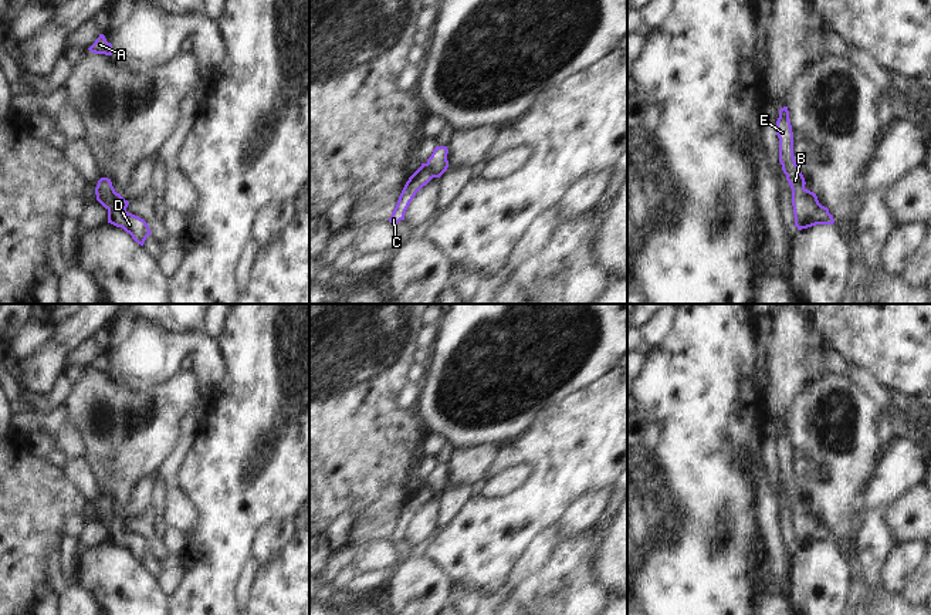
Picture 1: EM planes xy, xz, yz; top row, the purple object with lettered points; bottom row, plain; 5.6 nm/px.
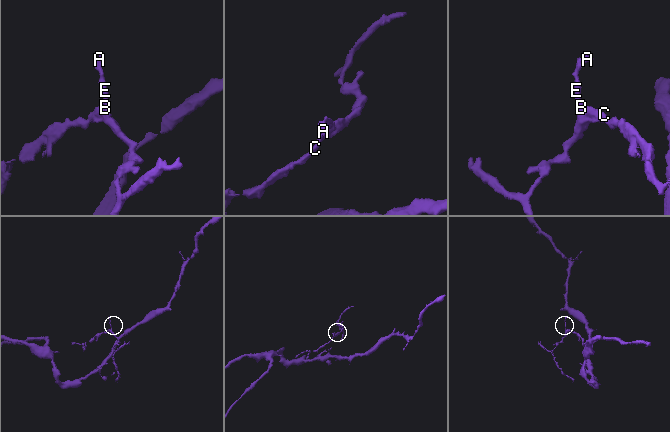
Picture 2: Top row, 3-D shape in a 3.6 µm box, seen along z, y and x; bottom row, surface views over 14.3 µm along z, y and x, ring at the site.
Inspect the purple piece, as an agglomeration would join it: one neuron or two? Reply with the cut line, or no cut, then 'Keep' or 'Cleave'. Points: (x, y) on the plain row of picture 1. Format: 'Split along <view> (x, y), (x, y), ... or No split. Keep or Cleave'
Split along xy (117, 512), (108, 527). Cleave

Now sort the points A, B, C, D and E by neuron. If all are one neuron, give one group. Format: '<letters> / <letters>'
A B D E / C

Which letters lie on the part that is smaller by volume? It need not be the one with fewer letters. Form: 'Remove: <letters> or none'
Remove: A, B, D, E

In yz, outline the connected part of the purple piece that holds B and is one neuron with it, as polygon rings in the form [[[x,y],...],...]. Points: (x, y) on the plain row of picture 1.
[[[788,425],[779,428],[776,453],[779,456],[779,480],[792,507],[795,544],[798,548],[802,548],[816,543],[833,543],[834,537],[829,531],[829,527],[822,524],[805,506],[805,496],[793,474],[793,450]]]

